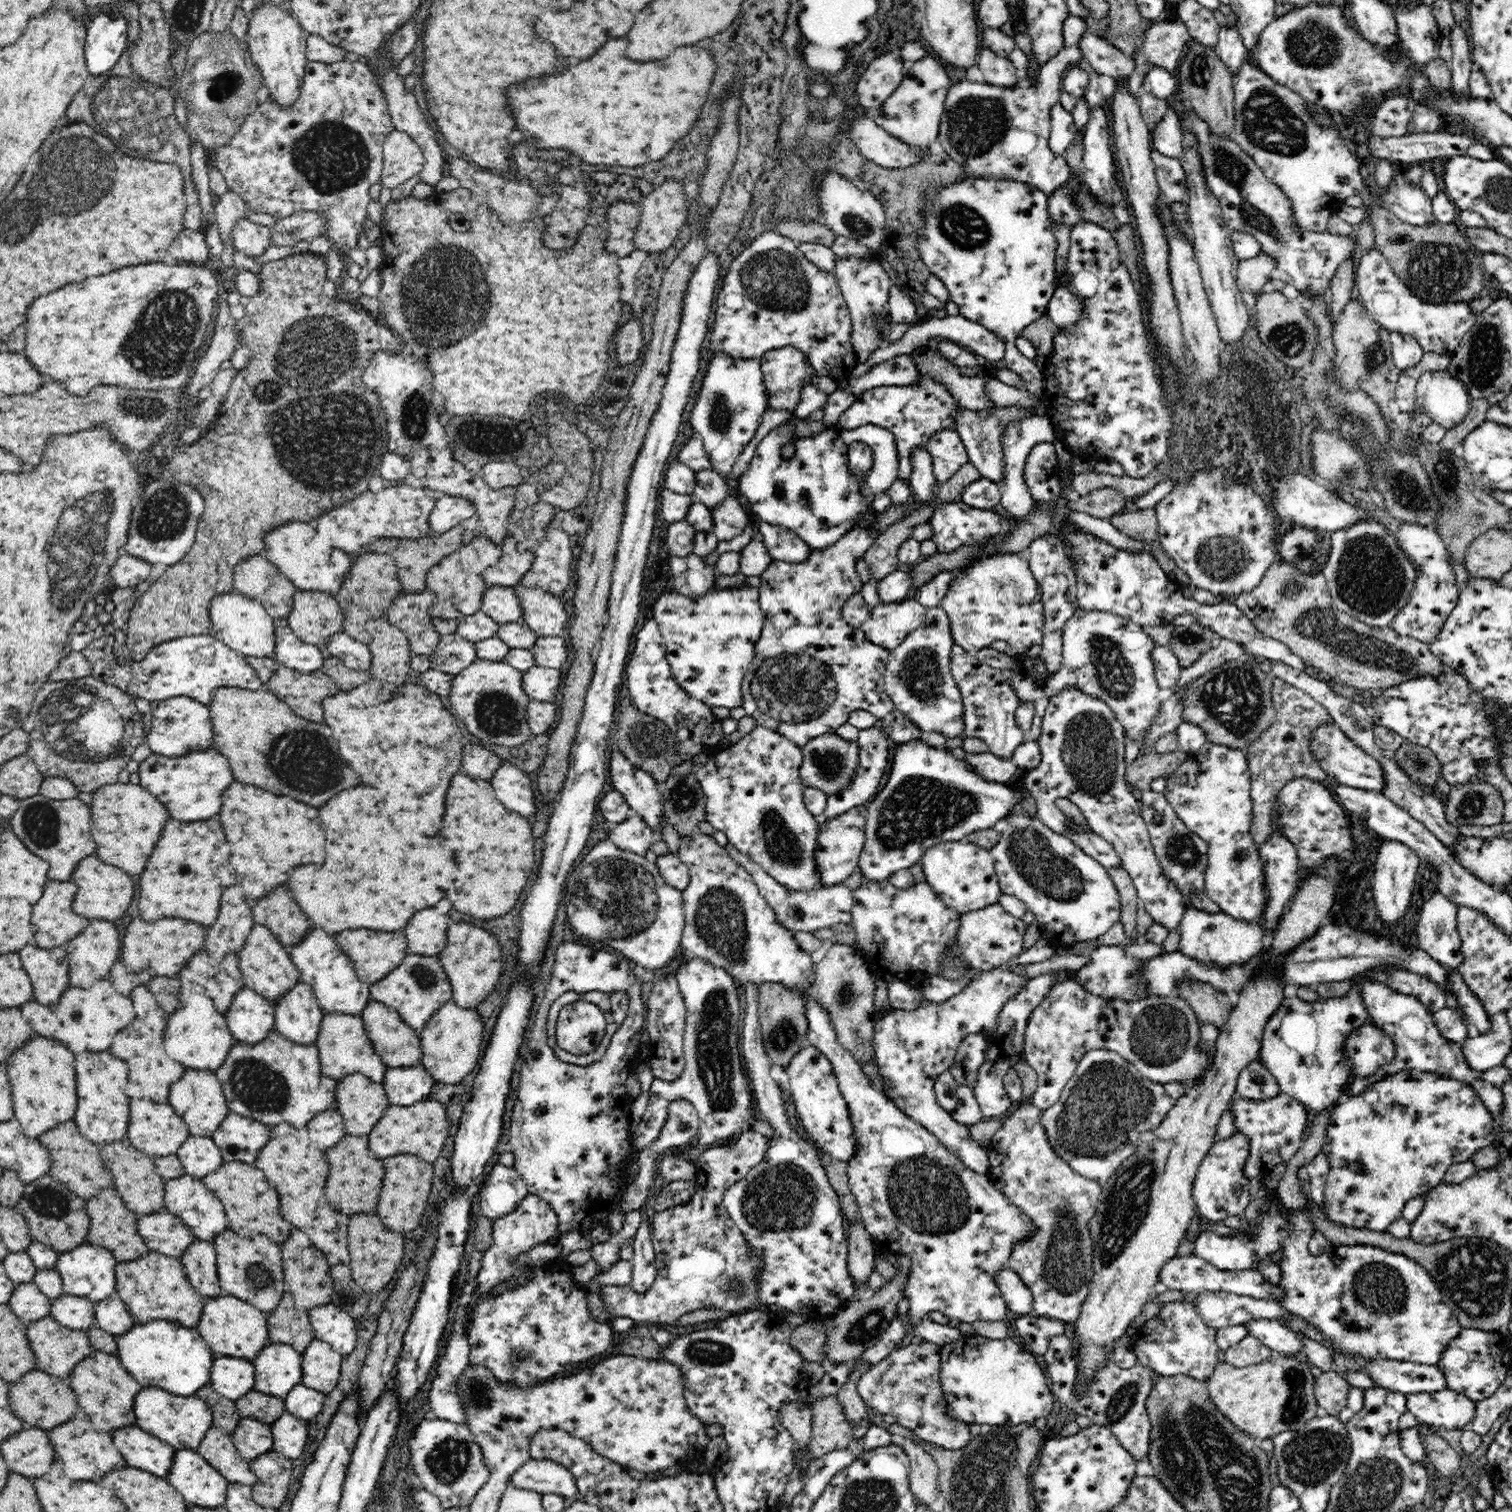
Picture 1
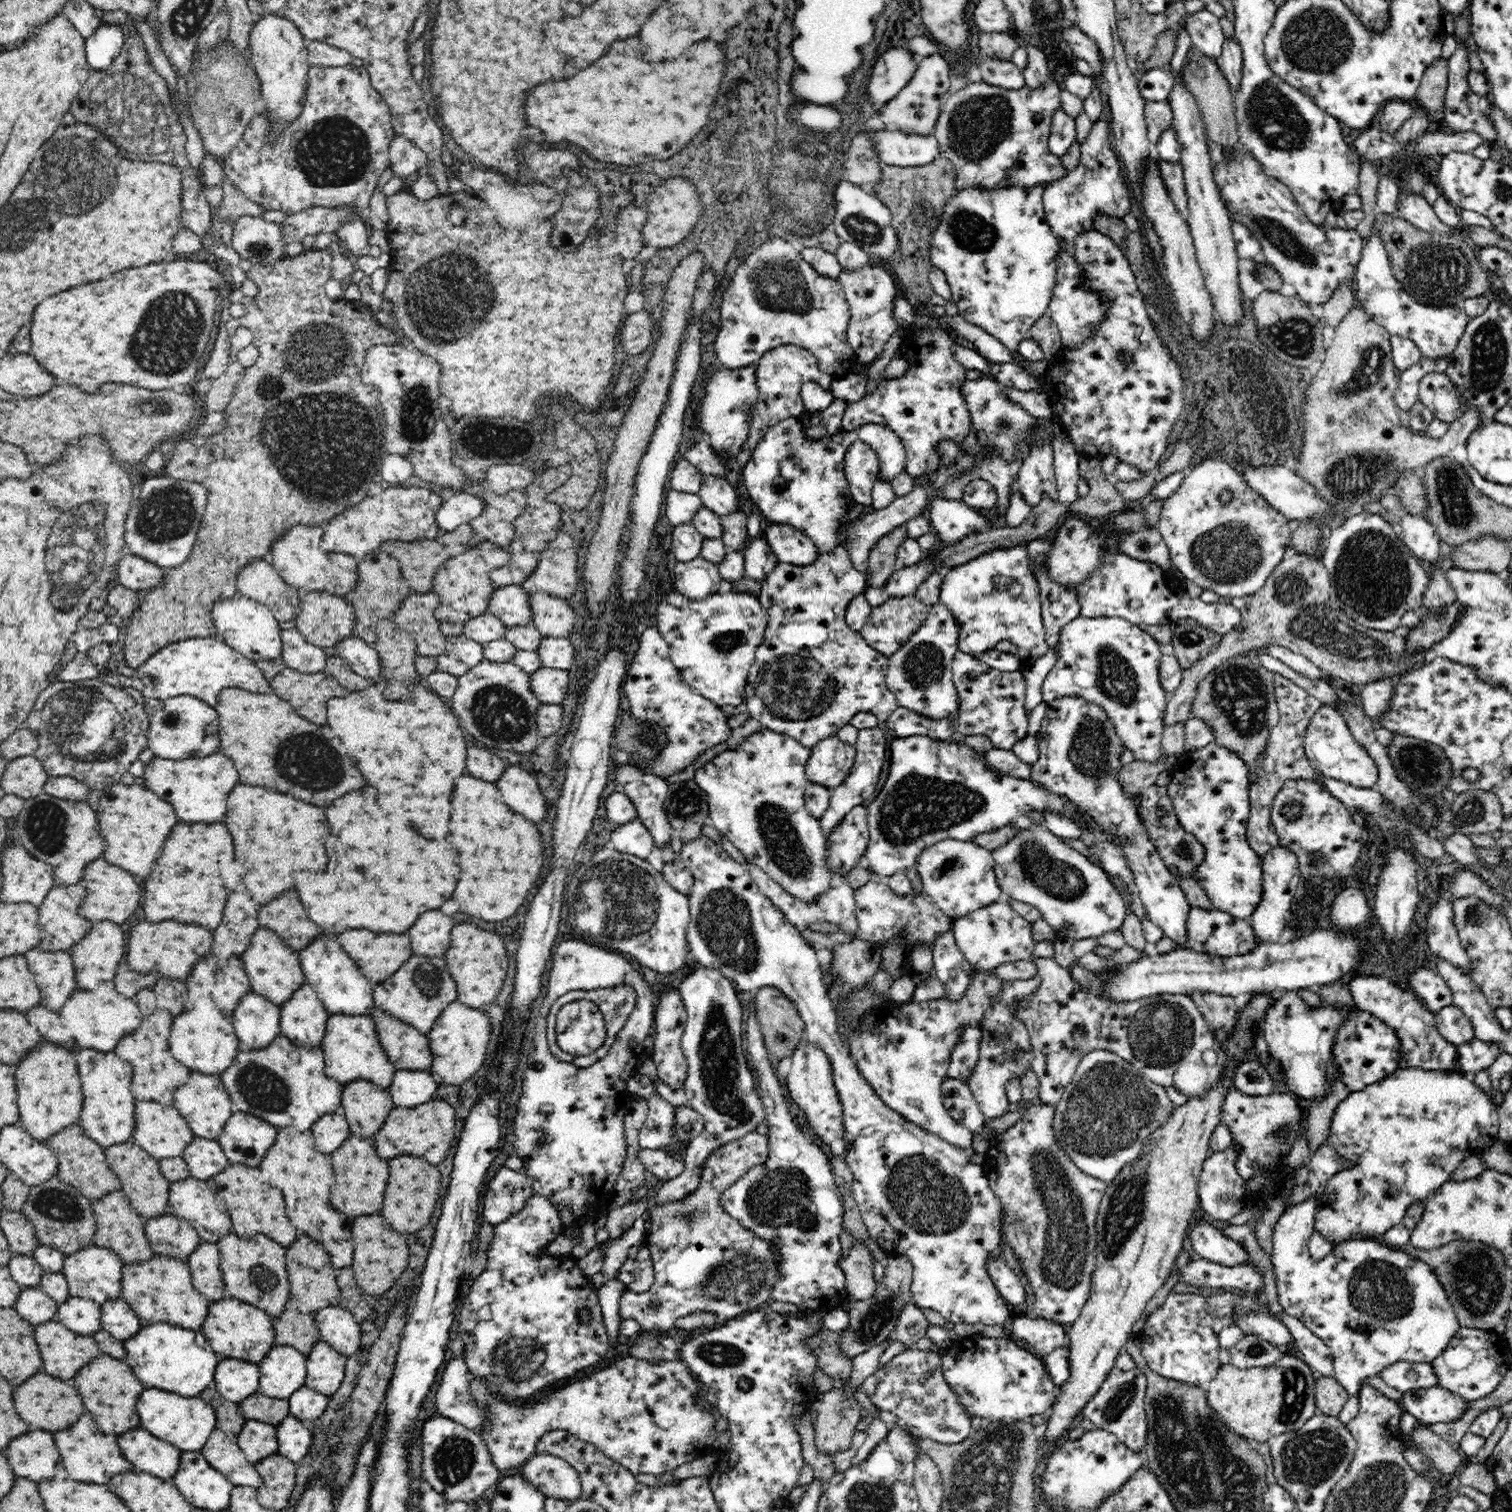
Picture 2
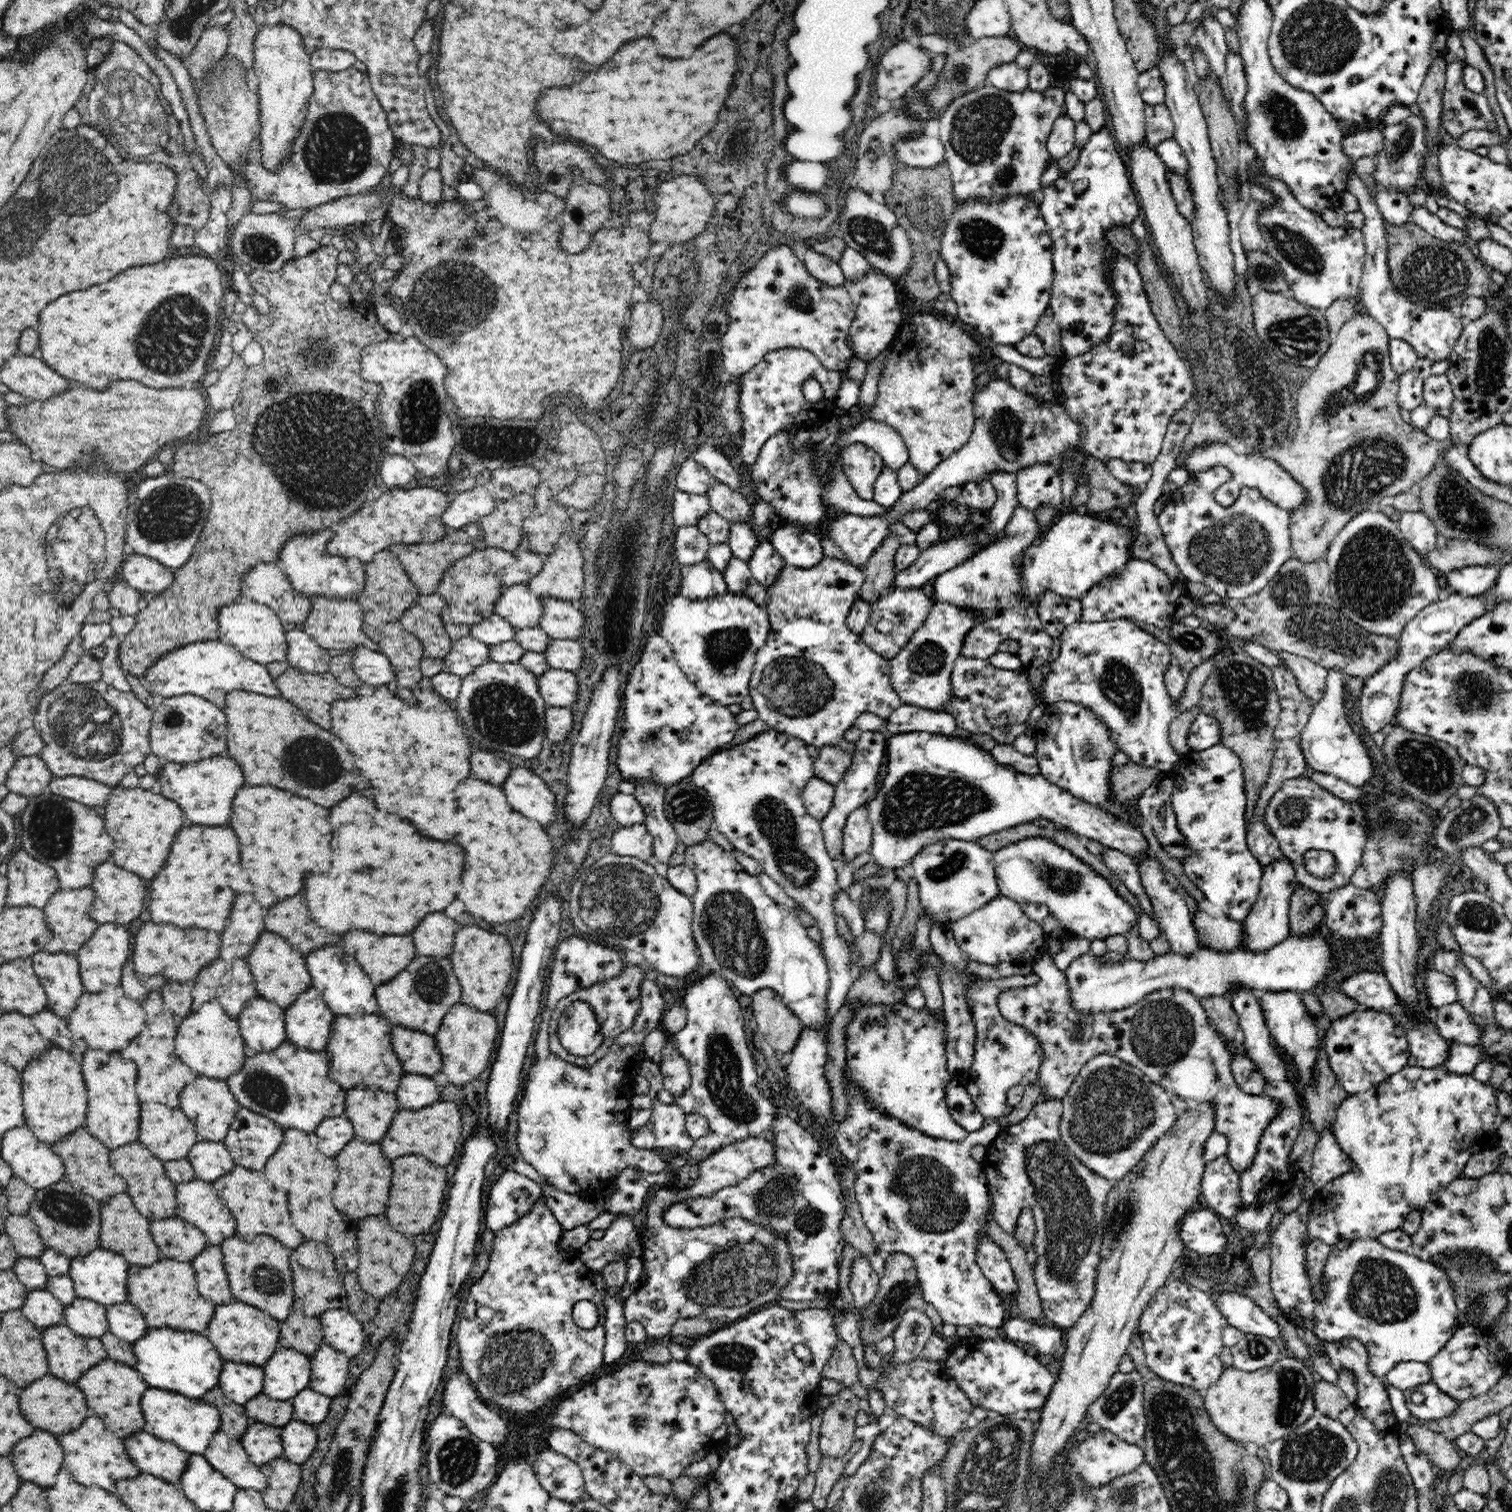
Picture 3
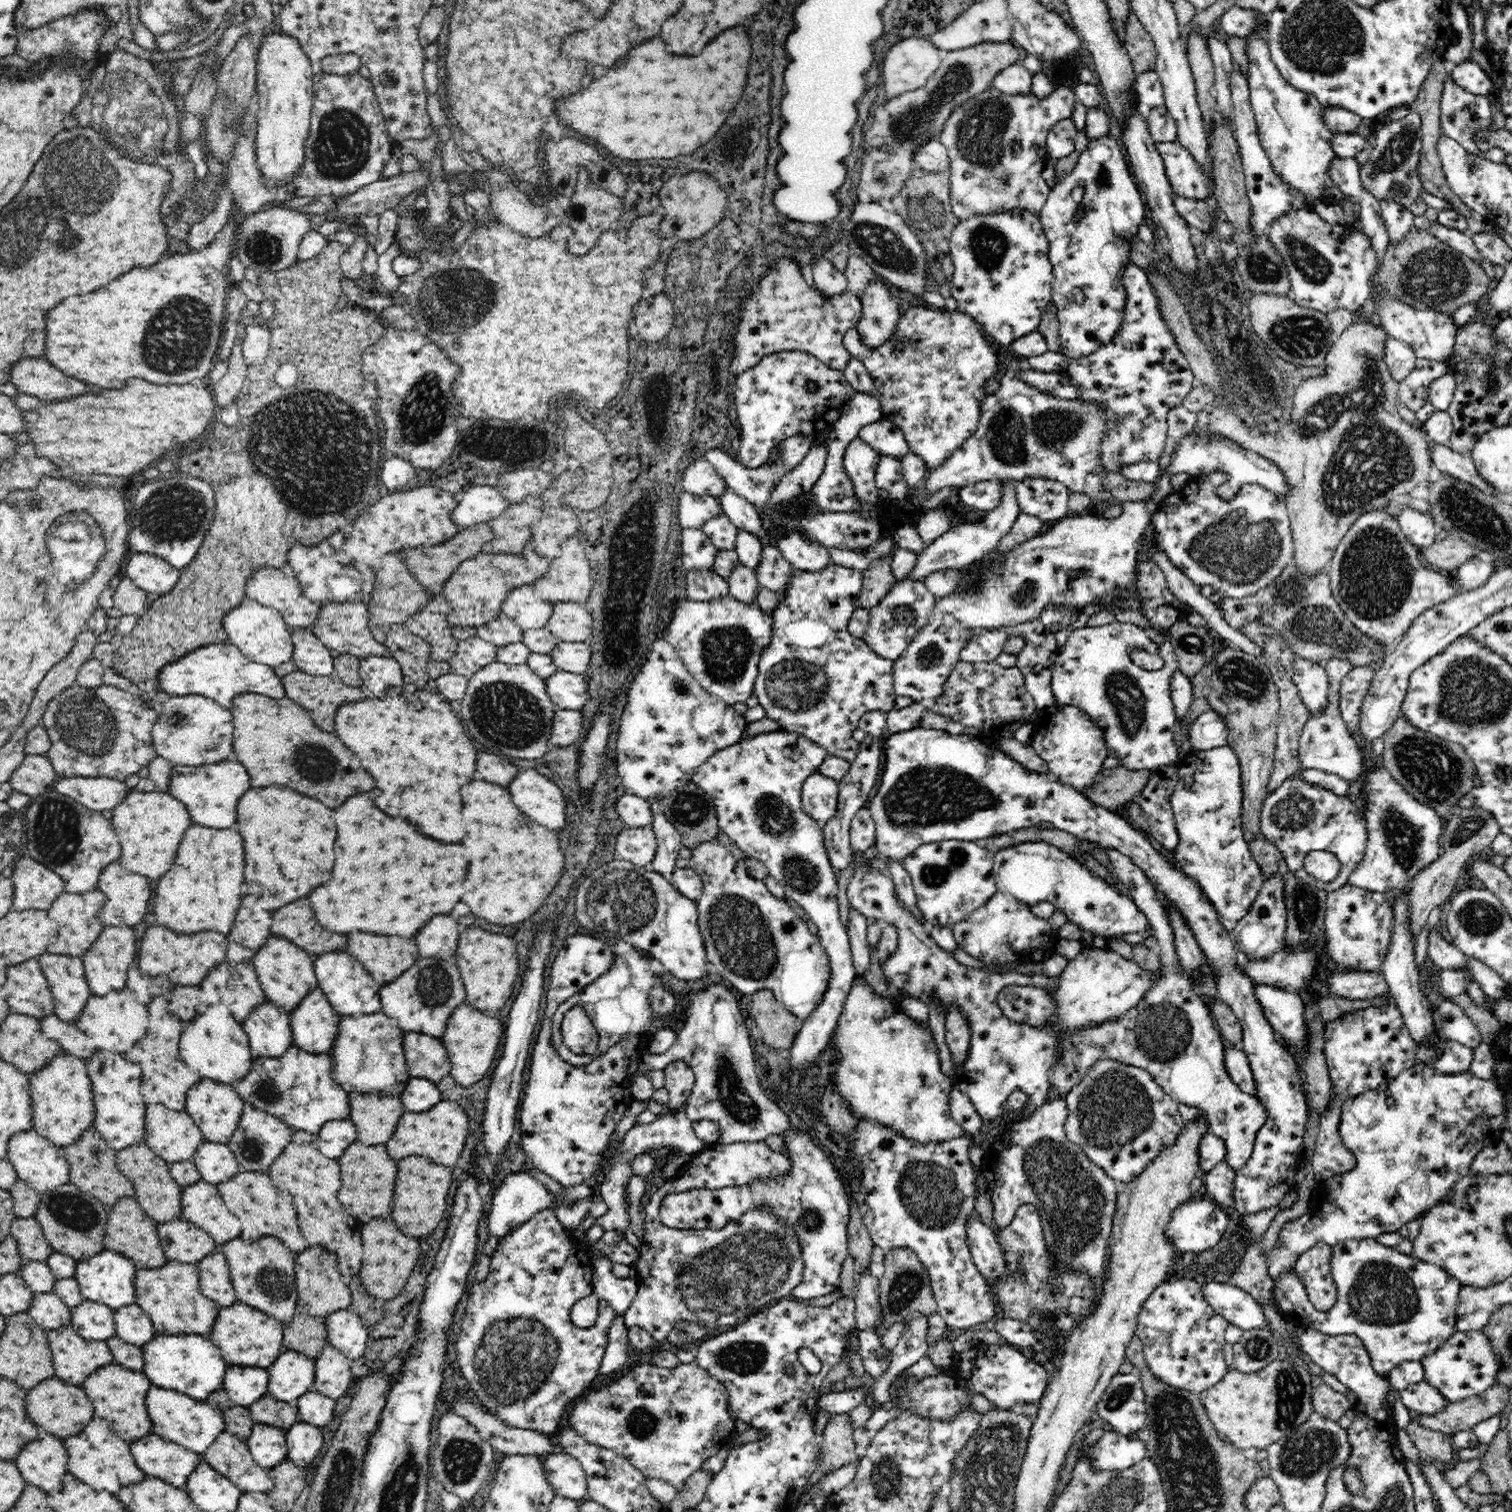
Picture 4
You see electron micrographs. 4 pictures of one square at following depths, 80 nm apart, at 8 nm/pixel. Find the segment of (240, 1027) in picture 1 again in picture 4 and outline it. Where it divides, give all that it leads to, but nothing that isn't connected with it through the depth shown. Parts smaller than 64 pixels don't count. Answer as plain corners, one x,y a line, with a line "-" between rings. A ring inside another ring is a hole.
266,1001
254,1006
246,1018
241,1020
254,1060
260,1059
262,1056
282,1056
288,1050
287,1048
293,1045
290,1016
291,1013
288,1013
286,1009

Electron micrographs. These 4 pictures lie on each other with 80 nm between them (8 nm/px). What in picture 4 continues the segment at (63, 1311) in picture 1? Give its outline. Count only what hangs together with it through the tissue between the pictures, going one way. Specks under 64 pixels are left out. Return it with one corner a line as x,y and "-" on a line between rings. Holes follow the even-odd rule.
83,1300
80,1306
70,1308
71,1328
80,1336
92,1341
106,1341
116,1336
114,1310
109,1306
90,1300

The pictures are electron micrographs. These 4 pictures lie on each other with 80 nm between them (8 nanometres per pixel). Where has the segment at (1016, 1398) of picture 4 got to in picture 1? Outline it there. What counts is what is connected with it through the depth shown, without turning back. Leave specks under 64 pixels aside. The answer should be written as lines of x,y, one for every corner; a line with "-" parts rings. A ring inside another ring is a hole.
978,1334
964,1336
940,1345
939,1353
941,1356
939,1384
942,1385
942,1397
946,1397
946,1413
954,1417
954,1420
962,1421
968,1426
971,1424
1024,1425
1047,1415
1054,1408
1055,1396
1050,1390
1041,1359
1025,1351
1009,1337
998,1340

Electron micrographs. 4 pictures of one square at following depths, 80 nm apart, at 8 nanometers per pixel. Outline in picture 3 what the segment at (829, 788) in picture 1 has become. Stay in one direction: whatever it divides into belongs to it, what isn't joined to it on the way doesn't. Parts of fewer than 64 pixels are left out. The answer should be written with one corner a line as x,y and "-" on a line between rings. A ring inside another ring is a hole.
827,743
818,750
818,758
814,758
814,777
835,786
844,778
852,759
848,750

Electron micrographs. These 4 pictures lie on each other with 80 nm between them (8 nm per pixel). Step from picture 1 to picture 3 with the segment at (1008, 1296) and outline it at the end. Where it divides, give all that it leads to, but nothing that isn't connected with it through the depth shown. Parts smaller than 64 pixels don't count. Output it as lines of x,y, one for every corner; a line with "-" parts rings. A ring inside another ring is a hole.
986,1235
977,1242
977,1263
986,1279
1005,1296
1018,1293
1015,1275
1004,1250

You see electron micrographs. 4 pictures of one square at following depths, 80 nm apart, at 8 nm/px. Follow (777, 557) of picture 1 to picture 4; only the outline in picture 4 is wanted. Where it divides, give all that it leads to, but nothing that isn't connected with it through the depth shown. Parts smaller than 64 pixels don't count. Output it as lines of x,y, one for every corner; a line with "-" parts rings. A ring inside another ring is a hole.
793,531
786,532
778,541
777,548
784,559
798,570
822,570
828,563
832,563
828,549
817,541
812,541

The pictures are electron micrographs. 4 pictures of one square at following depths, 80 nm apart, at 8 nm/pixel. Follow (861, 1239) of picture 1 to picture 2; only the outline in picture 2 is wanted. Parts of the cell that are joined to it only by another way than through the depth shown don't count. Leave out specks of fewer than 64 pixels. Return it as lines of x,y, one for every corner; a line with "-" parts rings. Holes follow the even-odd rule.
854,1239
847,1258
842,1260
841,1269
845,1271
845,1286
849,1301
864,1301
875,1294
877,1282
874,1280
873,1262
875,1257
865,1244

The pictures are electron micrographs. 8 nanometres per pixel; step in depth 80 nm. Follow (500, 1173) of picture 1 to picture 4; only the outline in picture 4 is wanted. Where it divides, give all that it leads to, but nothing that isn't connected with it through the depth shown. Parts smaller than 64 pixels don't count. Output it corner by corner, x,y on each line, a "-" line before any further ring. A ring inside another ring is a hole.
512,1174
512,1176
507,1176
506,1180
502,1182
502,1186
499,1186
493,1194
492,1206
488,1215
489,1232
500,1239
508,1231
514,1230
520,1223
530,1219
534,1213
540,1212
544,1208
552,1209
552,1202
554,1202
554,1195
552,1192
548,1193
546,1187
535,1175

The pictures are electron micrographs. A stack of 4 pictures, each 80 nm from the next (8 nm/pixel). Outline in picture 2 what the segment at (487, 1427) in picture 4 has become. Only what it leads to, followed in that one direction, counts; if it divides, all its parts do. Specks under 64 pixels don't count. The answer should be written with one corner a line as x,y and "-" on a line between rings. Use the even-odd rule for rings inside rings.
464,1352
459,1357
453,1356
446,1362
445,1369
440,1378
436,1397
436,1408
442,1417
450,1418
462,1424
472,1432
478,1432
483,1423
483,1412
471,1400
467,1383
472,1374
465,1363

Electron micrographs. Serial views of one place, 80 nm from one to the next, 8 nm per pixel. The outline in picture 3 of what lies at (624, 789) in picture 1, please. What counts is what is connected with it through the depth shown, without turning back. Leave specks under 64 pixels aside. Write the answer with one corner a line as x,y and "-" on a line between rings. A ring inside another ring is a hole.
650,782
632,790
632,796
642,805
646,819
643,820
648,832
653,836
653,854
662,862
669,865
670,856
676,852
679,840
672,823
665,813
665,786
660,782

